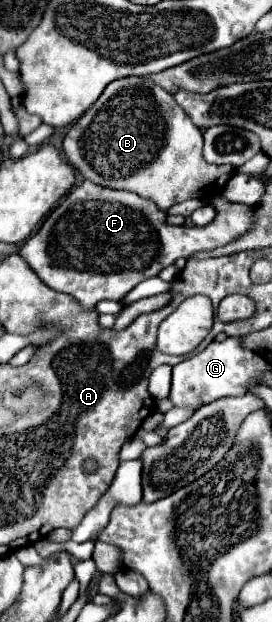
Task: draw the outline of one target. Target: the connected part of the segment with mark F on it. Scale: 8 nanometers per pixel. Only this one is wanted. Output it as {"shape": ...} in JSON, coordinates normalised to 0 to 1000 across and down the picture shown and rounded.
{"shape":[[[331,289],[265,302],[257,312],[221,325],[206,338],[154,357],[147,370],[103,383],[74,402],[74,412],[110,424],[110,431],[184,460],[191,466],[279,476],[309,495],[346,495],[368,482],[449,482],[500,457],[537,447],[581,444],[581,437],[654,415],[699,415],[735,402],[809,399],[882,383],[934,363],[934,341],[904,328],[868,328],[831,322],[816,312],[787,322],[794,350],[757,363],[618,363],[610,341],[581,338],[566,325],[463,305],[375,302]]]}

